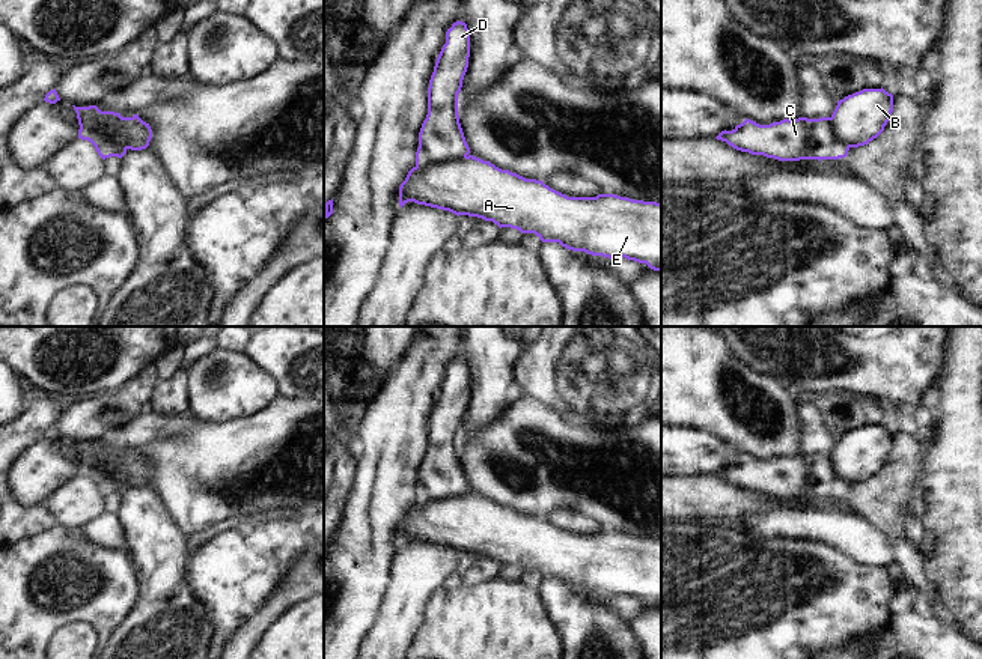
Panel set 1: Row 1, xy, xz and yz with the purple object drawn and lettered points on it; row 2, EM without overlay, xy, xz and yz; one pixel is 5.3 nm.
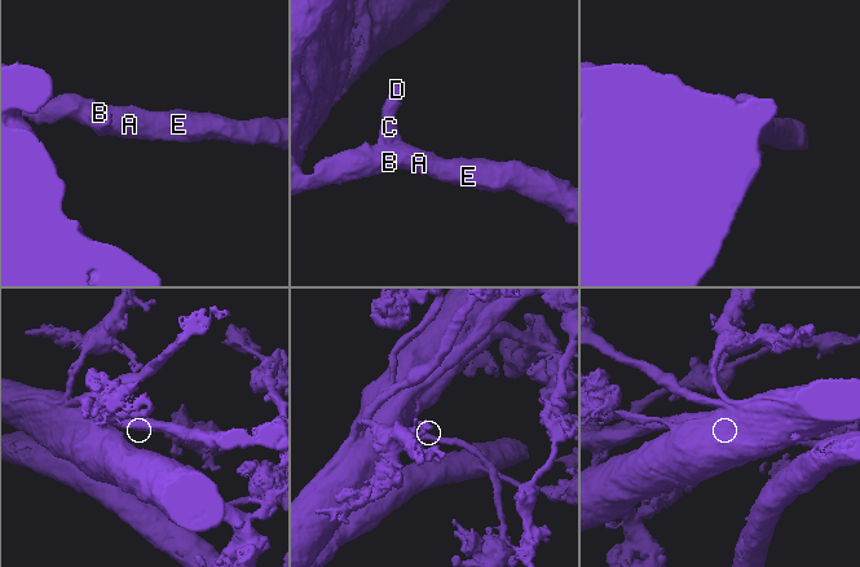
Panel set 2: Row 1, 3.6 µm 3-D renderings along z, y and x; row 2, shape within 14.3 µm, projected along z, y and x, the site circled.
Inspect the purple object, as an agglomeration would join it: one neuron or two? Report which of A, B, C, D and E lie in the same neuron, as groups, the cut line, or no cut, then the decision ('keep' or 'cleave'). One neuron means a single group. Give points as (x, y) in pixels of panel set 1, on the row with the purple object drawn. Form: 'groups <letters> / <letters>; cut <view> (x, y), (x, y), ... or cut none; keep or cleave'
groups A B E / C D; cut xy (80, 110), (86, 110), (91, 119), (125, 149); cleave

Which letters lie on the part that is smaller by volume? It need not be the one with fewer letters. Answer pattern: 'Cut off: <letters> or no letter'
Cut off: C, D

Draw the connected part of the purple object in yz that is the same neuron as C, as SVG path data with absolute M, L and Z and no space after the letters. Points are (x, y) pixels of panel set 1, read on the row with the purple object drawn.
M831 117L783 119L770 125L746 119L732 131L721 131L715 138L736 150L779 161L839 159L849 150L836 138Z

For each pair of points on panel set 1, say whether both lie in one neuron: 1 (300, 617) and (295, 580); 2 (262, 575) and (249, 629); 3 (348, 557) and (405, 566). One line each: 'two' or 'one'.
1: two
2: two
3: two

